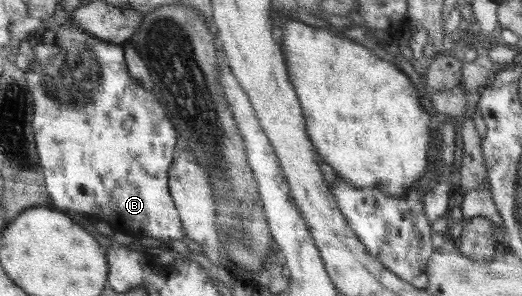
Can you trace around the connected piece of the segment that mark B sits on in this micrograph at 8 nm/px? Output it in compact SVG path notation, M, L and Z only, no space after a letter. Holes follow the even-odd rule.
M69 19L63 26L56 25L51 33L39 33L33 42L35 60L31 63L31 68L27 71L27 85L31 89L31 95L34 98L34 140L37 142L38 157L41 159L43 169L45 169L45 180L47 191L50 198L57 205L56 209L65 211L75 211L79 215L89 213L87 217L99 217L101 221L109 223L117 233L124 233L137 237L137 243L143 237L149 239L159 239L161 242L170 242L176 246L182 247L182 240L186 238L185 226L182 224L178 208L174 204L174 198L170 193L169 171L175 157L175 130L171 120L167 121L165 111L161 107L161 102L155 94L146 93L135 81L131 73L127 73L128 64L126 61L126 52L123 45L113 44L99 40L99 37L93 37L87 34L85 30L79 30L79 26ZM36 40L41 43L49 43L53 49L43 49L39 53L39 47L36 46Z

